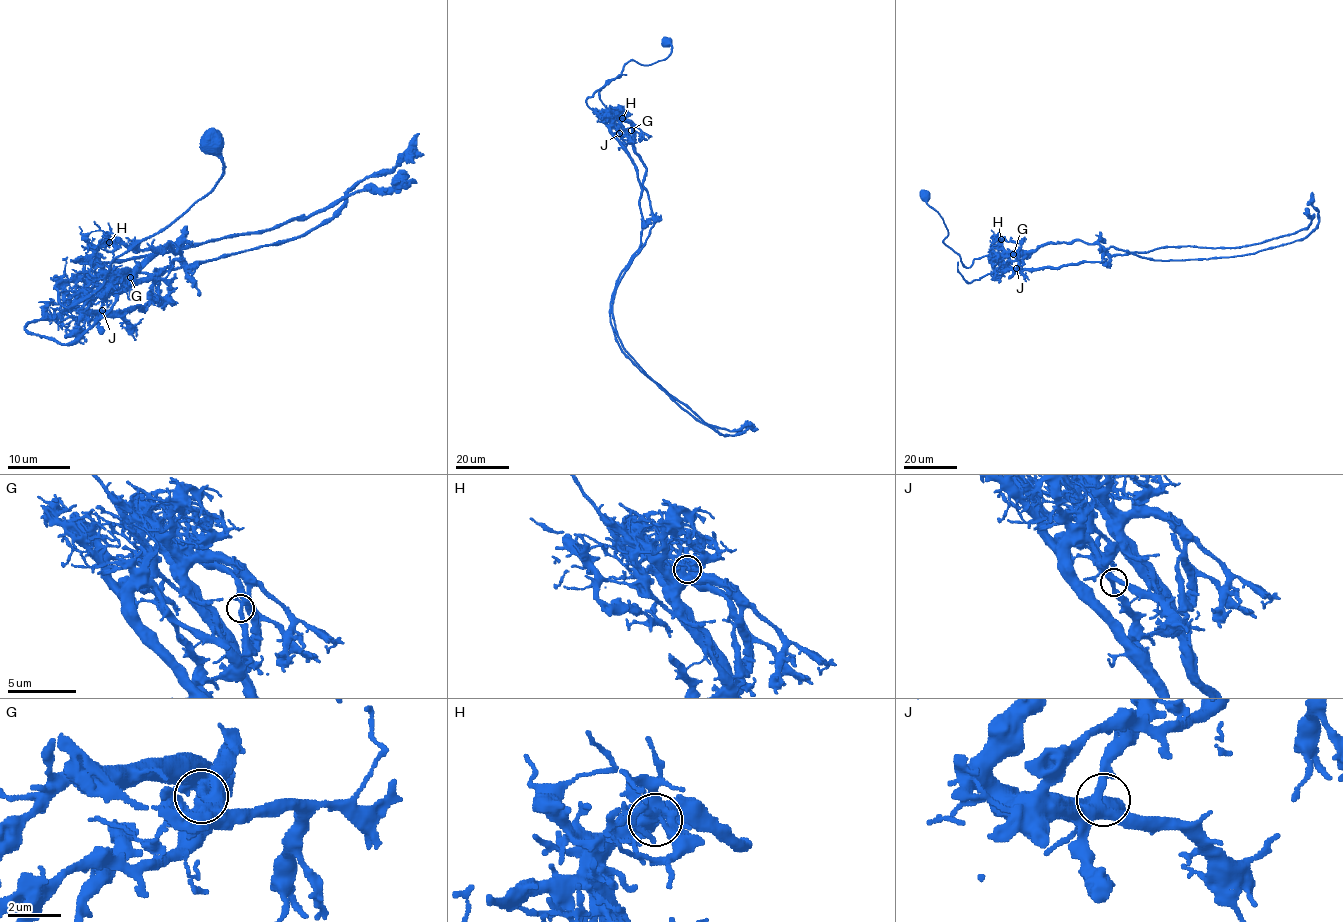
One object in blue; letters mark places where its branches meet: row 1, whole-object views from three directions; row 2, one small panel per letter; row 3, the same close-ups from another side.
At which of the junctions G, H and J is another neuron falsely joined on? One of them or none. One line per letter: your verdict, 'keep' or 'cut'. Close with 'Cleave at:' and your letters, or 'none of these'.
G: cut
H: keep
J: keep
Cleave at: G

